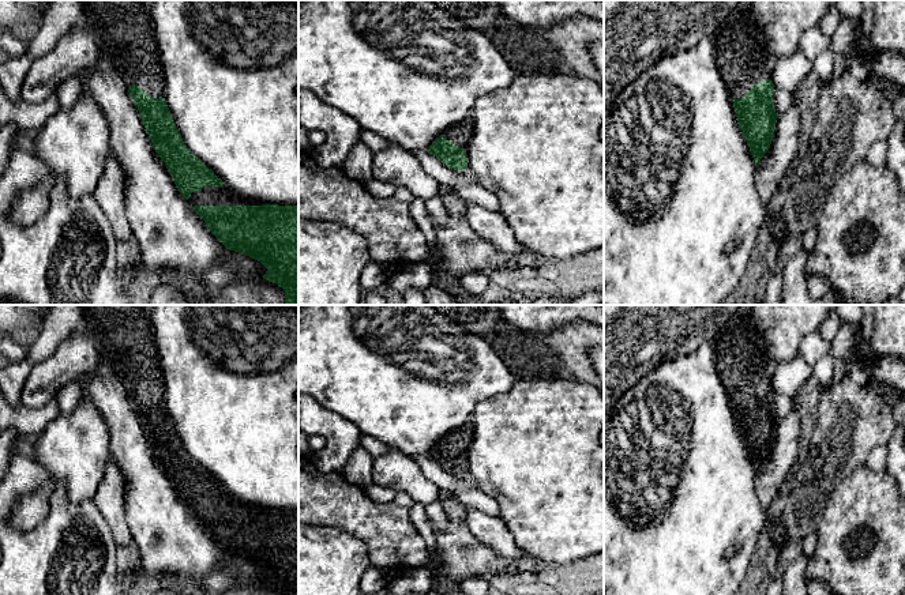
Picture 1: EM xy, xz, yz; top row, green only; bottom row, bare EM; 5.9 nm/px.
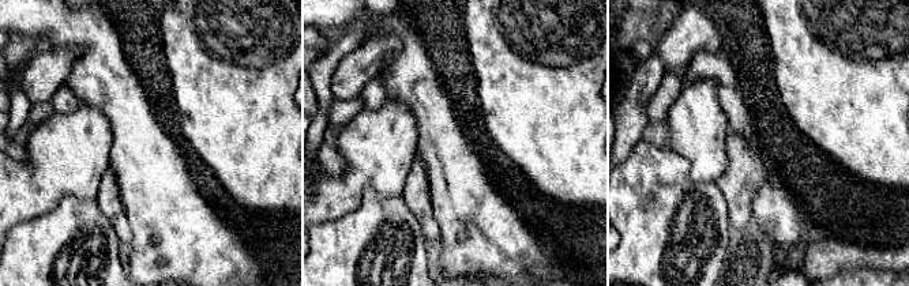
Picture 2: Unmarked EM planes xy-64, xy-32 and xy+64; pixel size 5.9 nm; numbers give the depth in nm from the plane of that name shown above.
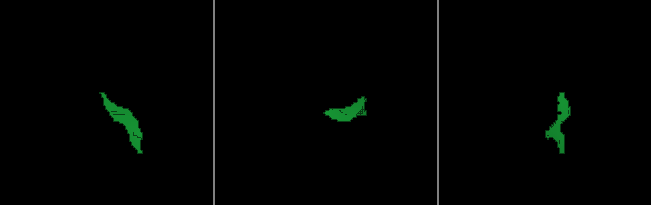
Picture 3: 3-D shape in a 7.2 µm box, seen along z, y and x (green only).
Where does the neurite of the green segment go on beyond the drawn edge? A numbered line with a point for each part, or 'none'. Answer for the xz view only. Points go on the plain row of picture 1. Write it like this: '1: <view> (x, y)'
1: xz (458, 439)

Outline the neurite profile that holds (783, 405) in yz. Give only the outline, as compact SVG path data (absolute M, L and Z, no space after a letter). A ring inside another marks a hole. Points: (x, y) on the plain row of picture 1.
M774 393L773 398L773 411L777 419L781 419L786 417L786 414L793 410L795 402L792 398L781 395L781 393Z

